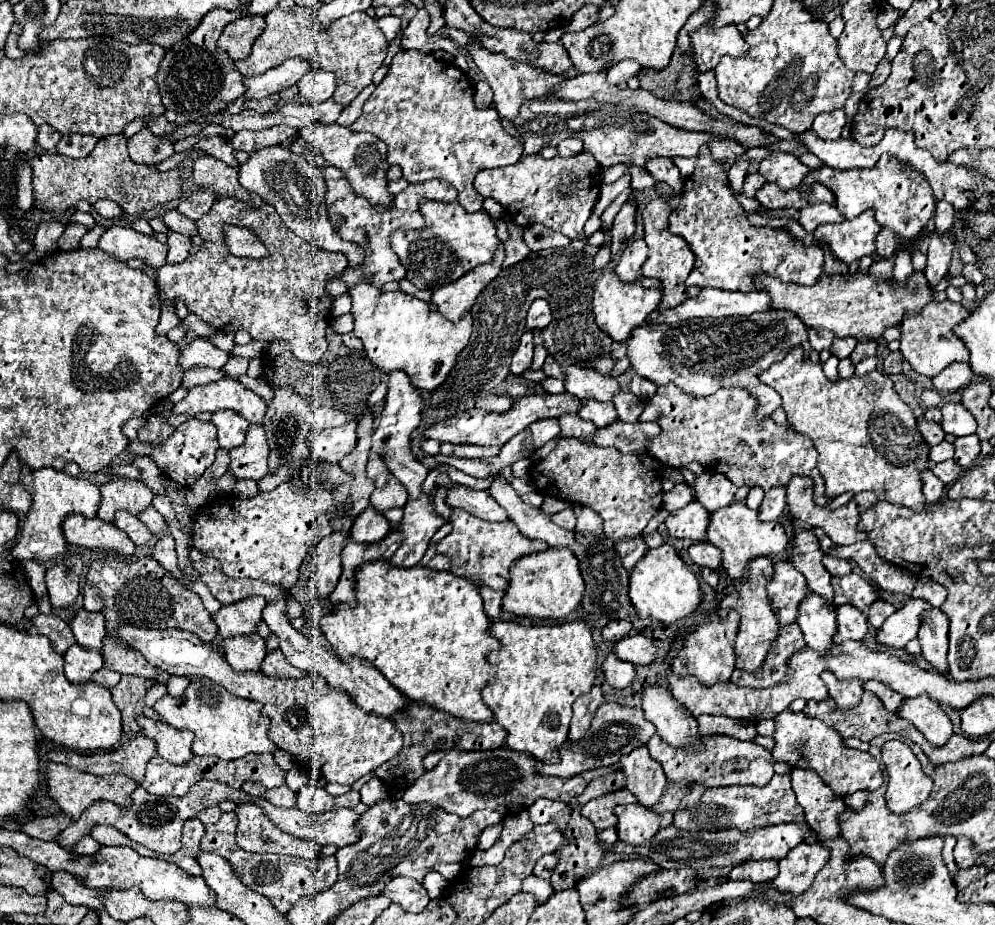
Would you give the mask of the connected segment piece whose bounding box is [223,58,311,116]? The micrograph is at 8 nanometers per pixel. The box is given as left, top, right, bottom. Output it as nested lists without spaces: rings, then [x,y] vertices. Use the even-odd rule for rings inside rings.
[[[300,58],[287,59],[285,62],[267,70],[261,76],[253,76],[253,78],[243,78],[243,86],[245,86],[245,94],[237,100],[233,100],[223,114],[233,116],[239,114],[245,106],[247,100],[251,98],[265,98],[269,94],[281,92],[287,87],[291,87],[299,81],[299,78],[306,72],[311,71],[310,63]]]

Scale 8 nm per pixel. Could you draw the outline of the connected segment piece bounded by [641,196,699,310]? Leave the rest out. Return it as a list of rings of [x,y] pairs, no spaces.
[[[657,196],[655,200],[651,200],[641,216],[643,216],[643,224],[645,224],[645,242],[649,246],[649,258],[647,262],[643,264],[641,272],[643,276],[647,278],[657,278],[661,280],[663,284],[663,298],[661,298],[661,306],[659,310],[669,310],[669,308],[675,308],[679,306],[681,302],[685,302],[687,298],[695,298],[699,294],[699,288],[687,288],[685,286],[685,280],[687,276],[691,274],[693,270],[693,264],[695,264],[695,256],[689,248],[689,244],[681,238],[681,236],[675,236],[669,232],[669,214],[671,214],[671,208],[665,204],[665,200],[661,196]]]

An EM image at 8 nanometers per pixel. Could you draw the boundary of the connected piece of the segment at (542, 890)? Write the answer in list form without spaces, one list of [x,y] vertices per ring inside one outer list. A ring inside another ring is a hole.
[[[527,876],[521,884],[521,892],[529,892],[535,896],[537,904],[545,904],[549,900],[549,896],[553,894],[553,888],[549,884],[549,880],[543,880],[543,878],[537,878],[537,876]]]

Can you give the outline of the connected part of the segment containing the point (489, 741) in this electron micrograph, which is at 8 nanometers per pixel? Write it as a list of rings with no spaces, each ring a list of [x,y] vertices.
[[[409,700],[409,706],[405,712],[399,712],[393,716],[395,728],[399,728],[405,736],[405,746],[403,752],[399,752],[397,758],[391,758],[387,764],[383,764],[377,774],[379,780],[383,780],[391,790],[405,790],[409,788],[417,778],[421,778],[427,770],[423,766],[423,758],[433,752],[433,750],[441,750],[441,752],[449,752],[449,750],[491,750],[491,748],[499,748],[503,746],[507,732],[503,728],[499,728],[497,722],[491,724],[467,724],[467,722],[459,722],[459,718],[455,716],[447,716],[445,712],[427,708],[423,704],[415,704]]]

